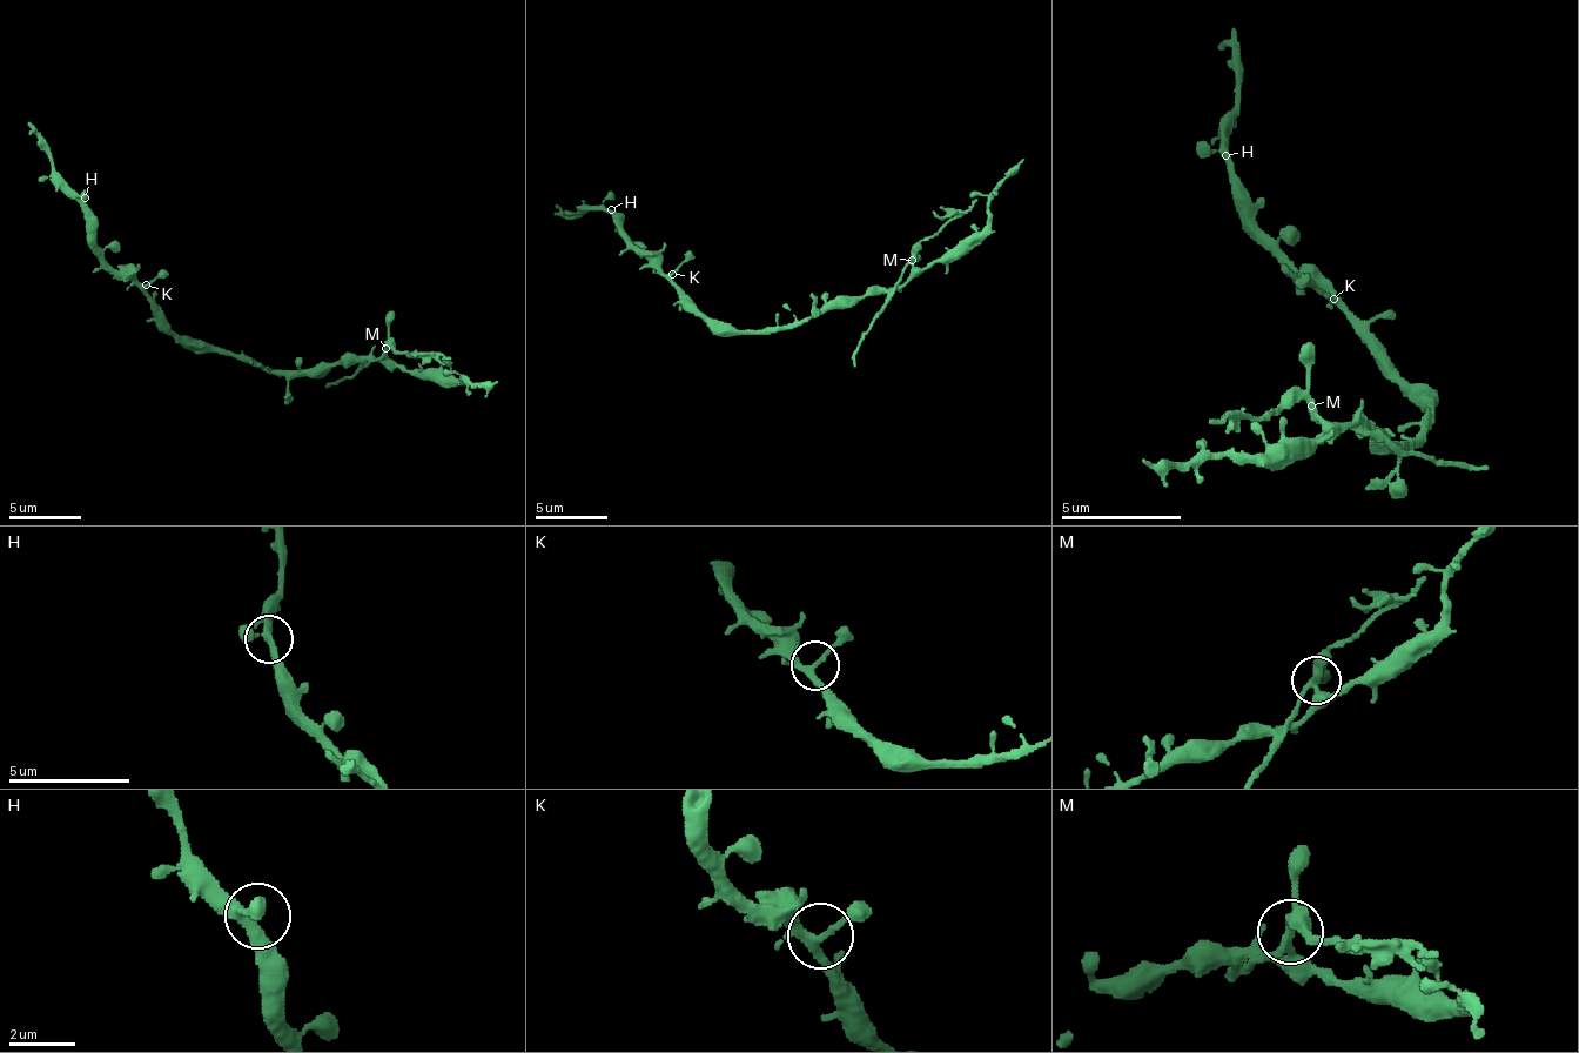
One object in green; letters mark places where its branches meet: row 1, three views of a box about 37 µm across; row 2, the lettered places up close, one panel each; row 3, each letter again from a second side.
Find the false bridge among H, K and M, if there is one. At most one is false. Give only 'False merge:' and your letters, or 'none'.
False merge: M

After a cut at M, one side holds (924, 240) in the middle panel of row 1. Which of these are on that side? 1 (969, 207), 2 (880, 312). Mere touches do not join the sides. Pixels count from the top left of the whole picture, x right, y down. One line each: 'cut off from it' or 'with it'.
1: with it
2: with it

